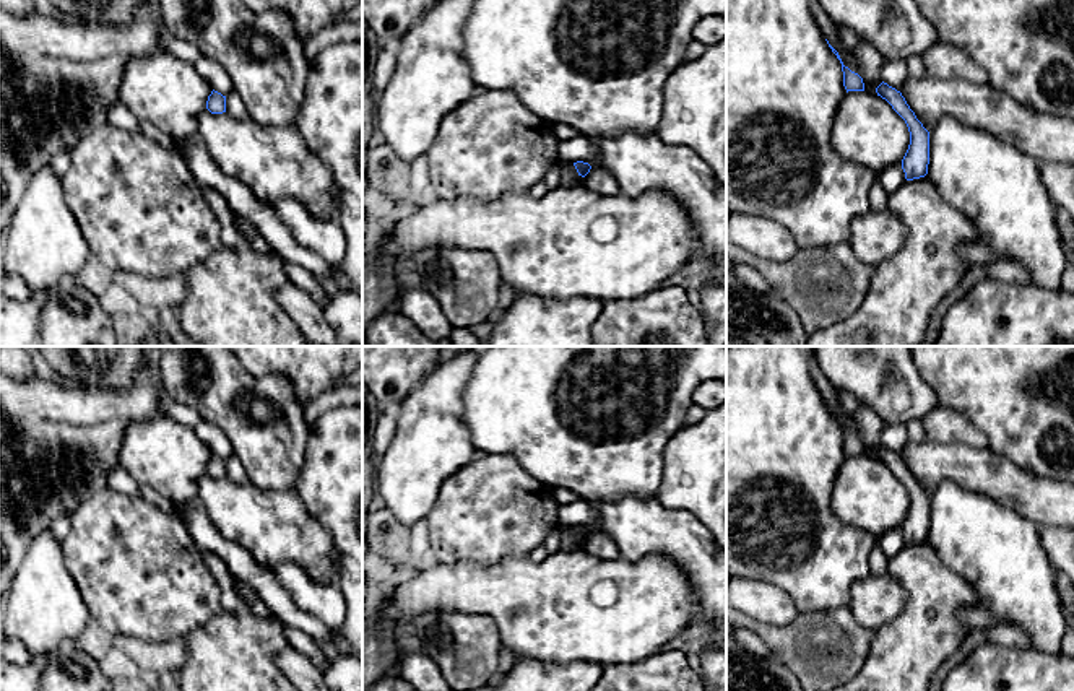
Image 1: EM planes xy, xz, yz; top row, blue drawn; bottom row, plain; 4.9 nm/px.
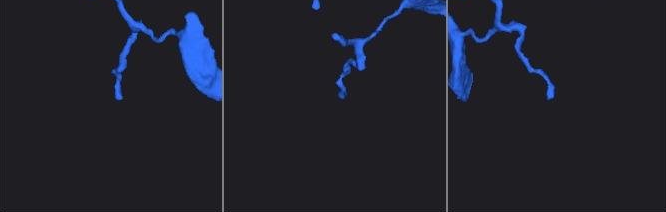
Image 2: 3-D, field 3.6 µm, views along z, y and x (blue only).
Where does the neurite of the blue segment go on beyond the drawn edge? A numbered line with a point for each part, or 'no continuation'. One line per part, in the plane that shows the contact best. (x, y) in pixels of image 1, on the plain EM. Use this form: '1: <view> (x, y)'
no continuation

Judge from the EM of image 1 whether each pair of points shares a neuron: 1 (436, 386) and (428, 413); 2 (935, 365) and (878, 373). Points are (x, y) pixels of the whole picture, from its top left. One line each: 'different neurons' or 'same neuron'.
1: same neuron
2: different neurons

